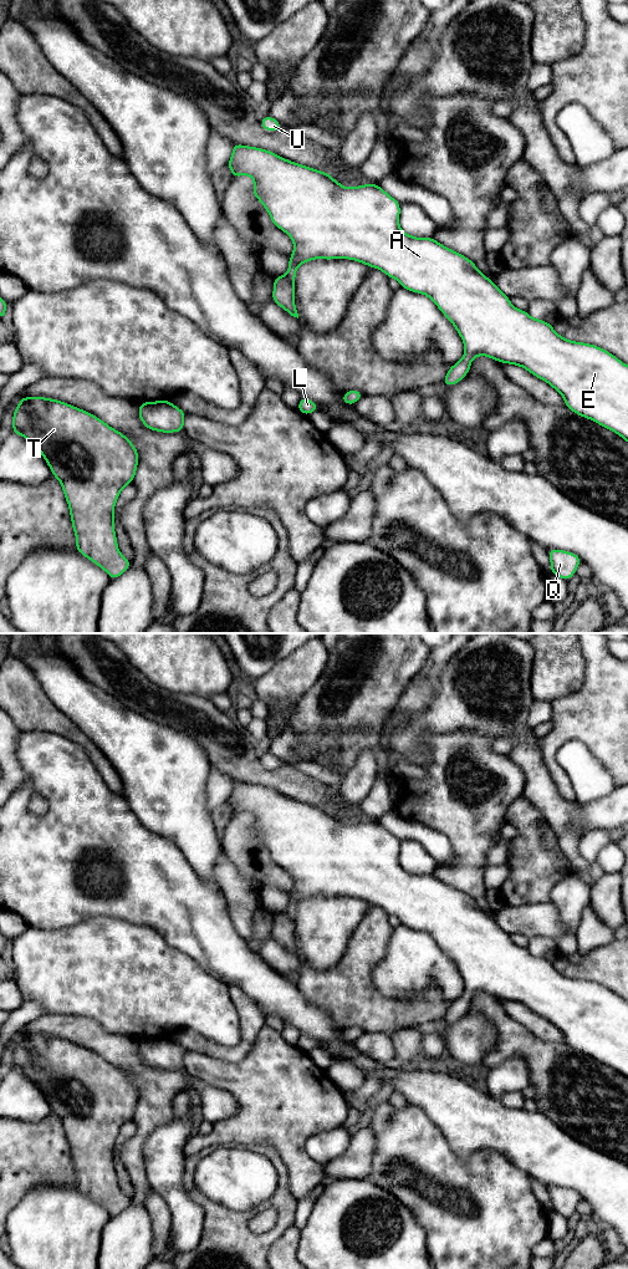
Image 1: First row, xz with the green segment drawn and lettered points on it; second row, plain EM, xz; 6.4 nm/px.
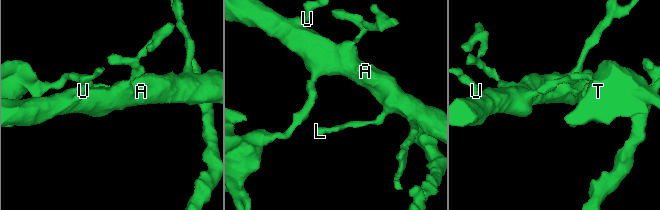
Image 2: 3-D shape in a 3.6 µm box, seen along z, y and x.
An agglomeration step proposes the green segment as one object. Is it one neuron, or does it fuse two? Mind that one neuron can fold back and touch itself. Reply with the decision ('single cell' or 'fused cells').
fused cells

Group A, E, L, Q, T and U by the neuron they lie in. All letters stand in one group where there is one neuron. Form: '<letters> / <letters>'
A E L U / Q T

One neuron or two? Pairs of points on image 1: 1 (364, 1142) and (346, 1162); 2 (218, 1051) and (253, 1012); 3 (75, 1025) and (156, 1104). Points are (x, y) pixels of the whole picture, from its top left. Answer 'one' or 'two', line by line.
1: one
2: one
3: one

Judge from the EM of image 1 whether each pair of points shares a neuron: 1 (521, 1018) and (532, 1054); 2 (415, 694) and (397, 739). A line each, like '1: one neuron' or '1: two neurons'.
1: two neurons
2: two neurons

